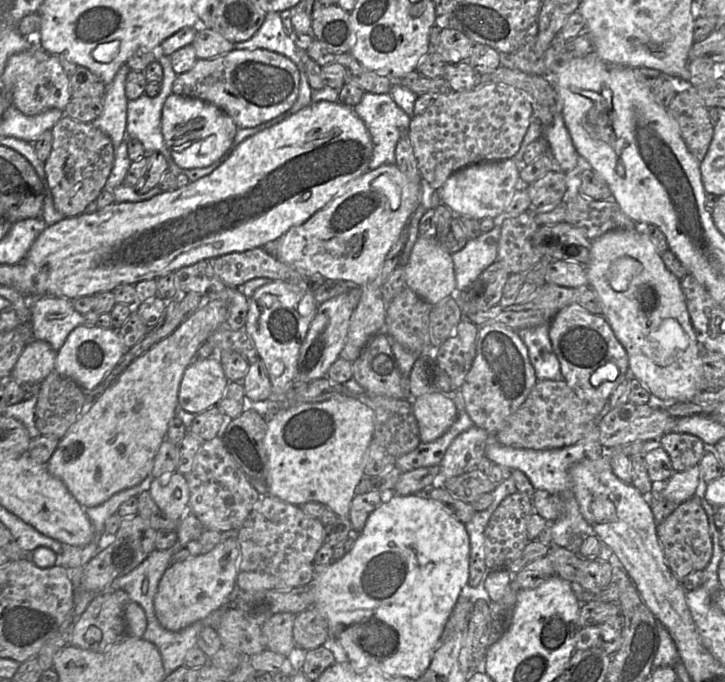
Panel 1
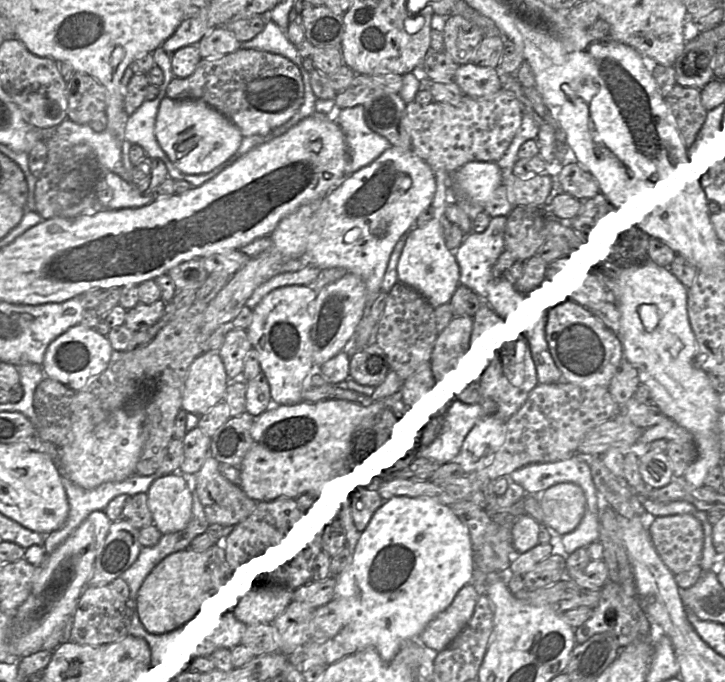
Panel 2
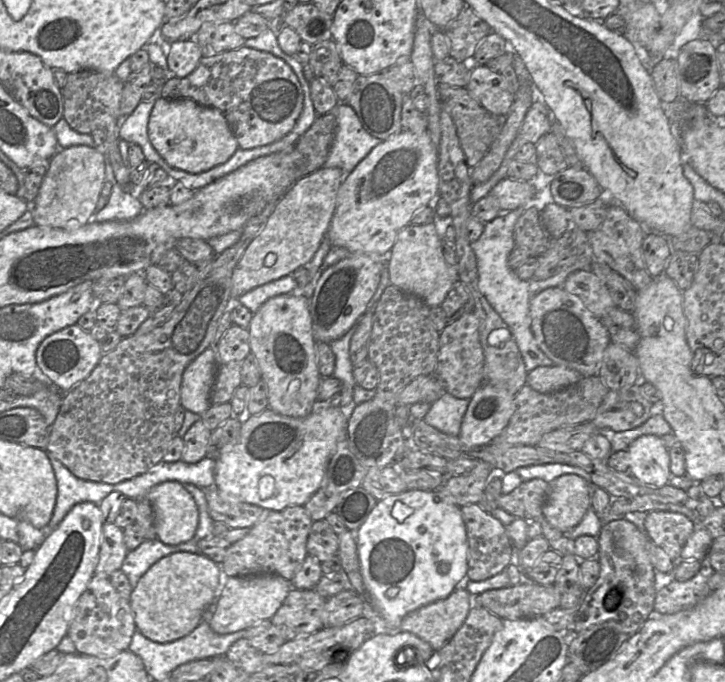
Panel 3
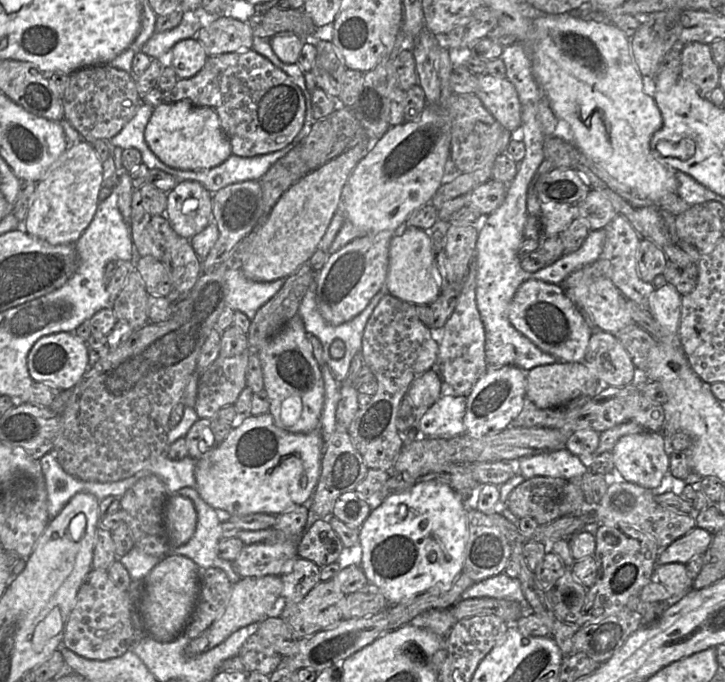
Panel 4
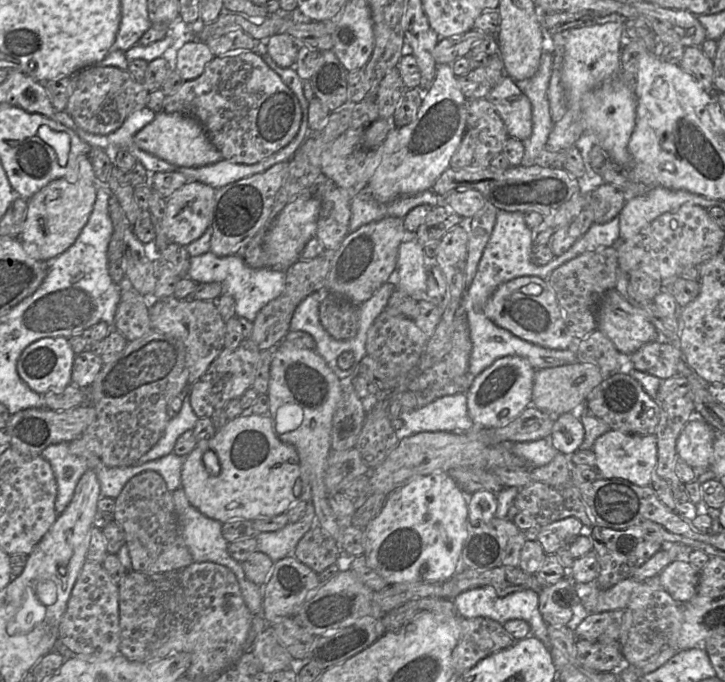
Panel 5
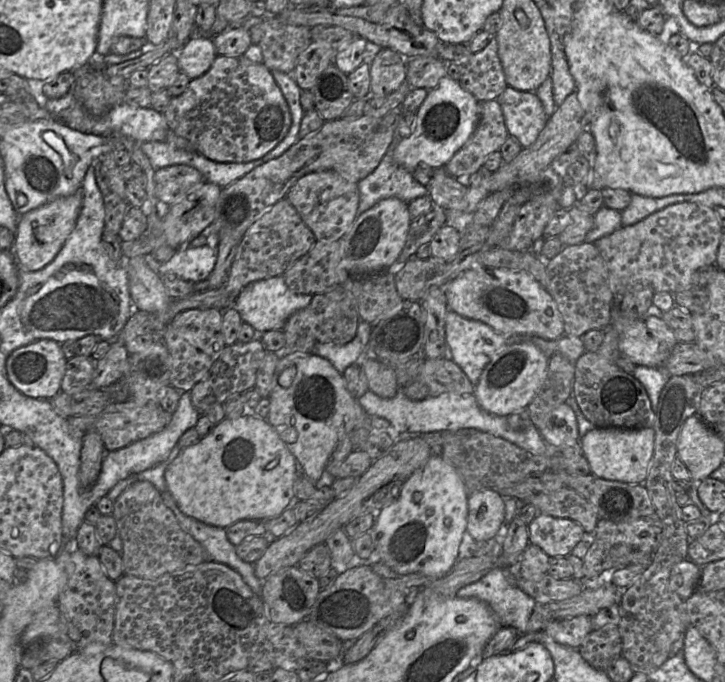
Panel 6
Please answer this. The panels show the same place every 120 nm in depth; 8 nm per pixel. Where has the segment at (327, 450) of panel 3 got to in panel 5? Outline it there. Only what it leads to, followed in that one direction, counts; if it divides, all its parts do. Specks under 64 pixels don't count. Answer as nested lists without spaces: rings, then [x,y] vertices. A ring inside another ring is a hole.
[[[269,410],[263,415],[238,416],[209,439],[197,443],[186,456],[181,473],[181,488],[189,503],[205,516],[222,524],[238,519],[253,521],[262,517],[273,517],[286,513],[298,501],[311,501],[311,488],[304,467],[301,465],[296,449],[282,442],[273,429]],[[213,451],[220,464],[220,473],[211,475],[203,462],[204,453]]]

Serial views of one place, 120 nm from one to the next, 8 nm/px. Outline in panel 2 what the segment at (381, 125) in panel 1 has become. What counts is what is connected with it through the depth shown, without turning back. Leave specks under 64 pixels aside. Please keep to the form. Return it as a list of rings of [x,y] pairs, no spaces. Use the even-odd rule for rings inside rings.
[[[363,106],[340,109],[333,114],[333,120],[341,127],[348,147],[346,177],[371,164],[392,147],[385,137],[368,127]]]

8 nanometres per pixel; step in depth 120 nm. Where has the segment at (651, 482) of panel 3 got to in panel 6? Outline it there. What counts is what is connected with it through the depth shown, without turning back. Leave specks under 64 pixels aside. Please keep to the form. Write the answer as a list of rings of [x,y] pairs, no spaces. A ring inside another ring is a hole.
[[[652,427],[640,429],[594,428],[587,432],[581,439],[580,445],[583,455],[587,459],[591,474],[612,481],[629,484],[644,484],[649,465],[654,452],[655,432]]]

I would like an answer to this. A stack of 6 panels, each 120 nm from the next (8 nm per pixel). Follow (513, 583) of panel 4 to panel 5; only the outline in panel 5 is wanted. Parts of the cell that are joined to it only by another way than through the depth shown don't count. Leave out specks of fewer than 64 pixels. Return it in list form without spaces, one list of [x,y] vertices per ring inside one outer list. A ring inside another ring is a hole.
[[[484,586],[458,594],[452,602],[462,618],[486,617],[504,624],[513,619],[526,621],[531,627],[531,635],[539,639],[550,650],[547,624],[539,611],[539,593],[526,589],[499,597],[492,586]]]

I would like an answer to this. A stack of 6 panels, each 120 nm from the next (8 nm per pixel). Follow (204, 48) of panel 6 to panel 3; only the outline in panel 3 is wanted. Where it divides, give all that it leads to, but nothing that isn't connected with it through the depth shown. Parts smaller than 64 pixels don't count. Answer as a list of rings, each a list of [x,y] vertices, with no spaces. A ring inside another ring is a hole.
[[[175,41],[171,44],[167,57],[169,70],[172,75],[184,78],[190,75],[203,58],[200,45],[196,41]]]

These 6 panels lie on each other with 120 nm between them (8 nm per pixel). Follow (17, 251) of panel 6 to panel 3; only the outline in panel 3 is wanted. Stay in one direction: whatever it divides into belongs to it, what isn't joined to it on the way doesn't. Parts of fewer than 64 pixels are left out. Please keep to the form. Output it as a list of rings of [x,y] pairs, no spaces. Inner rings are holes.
[[[77,145],[59,149],[49,160],[38,194],[30,204],[34,225],[75,229],[94,221],[105,182],[105,156],[96,148]]]

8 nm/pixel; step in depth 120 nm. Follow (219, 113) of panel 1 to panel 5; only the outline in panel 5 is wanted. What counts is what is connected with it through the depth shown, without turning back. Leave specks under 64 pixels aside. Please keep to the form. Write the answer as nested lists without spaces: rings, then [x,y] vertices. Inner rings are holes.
[[[156,113],[154,120],[135,134],[134,143],[143,151],[179,168],[206,166],[222,159],[202,124],[196,118],[181,113]]]

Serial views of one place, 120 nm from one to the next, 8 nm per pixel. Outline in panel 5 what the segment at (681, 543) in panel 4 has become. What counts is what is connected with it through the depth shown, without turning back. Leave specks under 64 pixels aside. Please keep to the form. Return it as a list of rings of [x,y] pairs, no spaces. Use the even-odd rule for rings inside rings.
[[[664,544],[657,553],[635,570],[631,578],[637,581],[644,581],[655,577],[674,561],[689,561],[689,554],[692,550],[691,547],[685,544]]]

